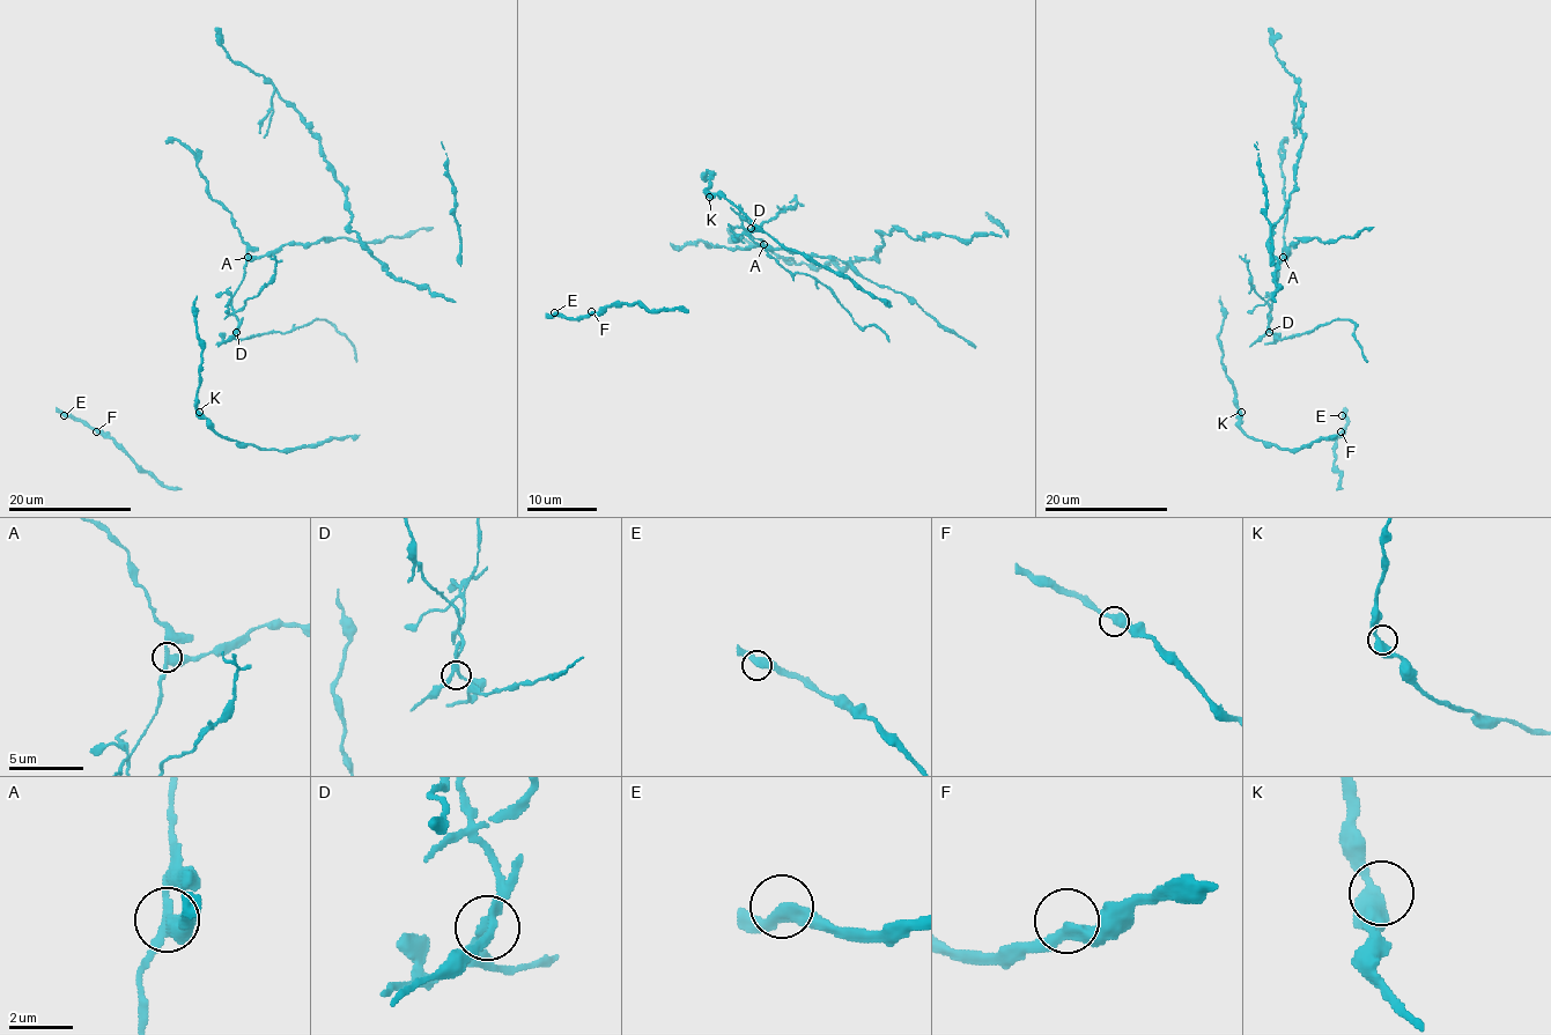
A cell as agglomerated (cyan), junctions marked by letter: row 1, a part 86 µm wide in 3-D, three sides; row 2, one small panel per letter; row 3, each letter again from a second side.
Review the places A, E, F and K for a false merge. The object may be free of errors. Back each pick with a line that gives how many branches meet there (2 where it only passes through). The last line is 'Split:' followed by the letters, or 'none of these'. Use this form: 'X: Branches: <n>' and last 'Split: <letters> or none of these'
A: Branches: 3
Split: A

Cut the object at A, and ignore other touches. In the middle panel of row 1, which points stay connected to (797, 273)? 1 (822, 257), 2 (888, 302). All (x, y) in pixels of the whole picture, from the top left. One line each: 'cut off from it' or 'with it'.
1: cut off from it
2: cut off from it

